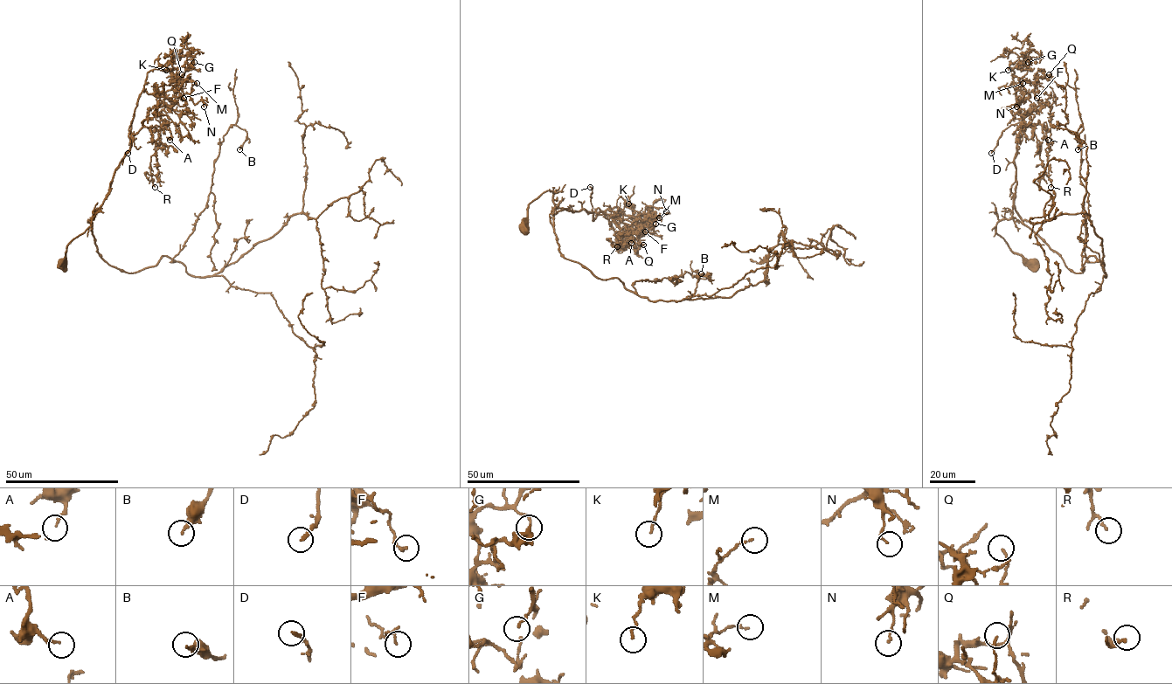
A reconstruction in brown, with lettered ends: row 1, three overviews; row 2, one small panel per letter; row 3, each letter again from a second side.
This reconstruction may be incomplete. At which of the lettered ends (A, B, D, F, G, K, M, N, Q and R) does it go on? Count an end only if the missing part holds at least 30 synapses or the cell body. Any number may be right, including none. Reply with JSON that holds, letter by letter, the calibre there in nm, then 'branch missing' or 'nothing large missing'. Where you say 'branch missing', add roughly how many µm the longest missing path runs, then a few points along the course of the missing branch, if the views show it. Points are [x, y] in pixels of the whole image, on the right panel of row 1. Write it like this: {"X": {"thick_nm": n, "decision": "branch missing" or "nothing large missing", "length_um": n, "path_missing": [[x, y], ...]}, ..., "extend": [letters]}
{"A": {"thick_nm": 130, "decision": "nothing large missing"}, "B": {"thick_nm": 240, "decision": "nothing large missing"}, "D": {"thick_nm": 220, "decision": "nothing large missing"}, "F": {"thick_nm": 140, "decision": "nothing large missing"}, "G": {"thick_nm": 120, "decision": "nothing large missing"}, "K": {"thick_nm": 130, "decision": "nothing large missing"}, "M": {"thick_nm": 110, "decision": "nothing large missing"}, "N": {"thick_nm": 100, "decision": "nothing large missing"}, "Q": {"thick_nm": 100, "decision": "nothing large missing"}, "R": {"thick_nm": 140, "decision": "nothing large missing"}, "extend": []}

